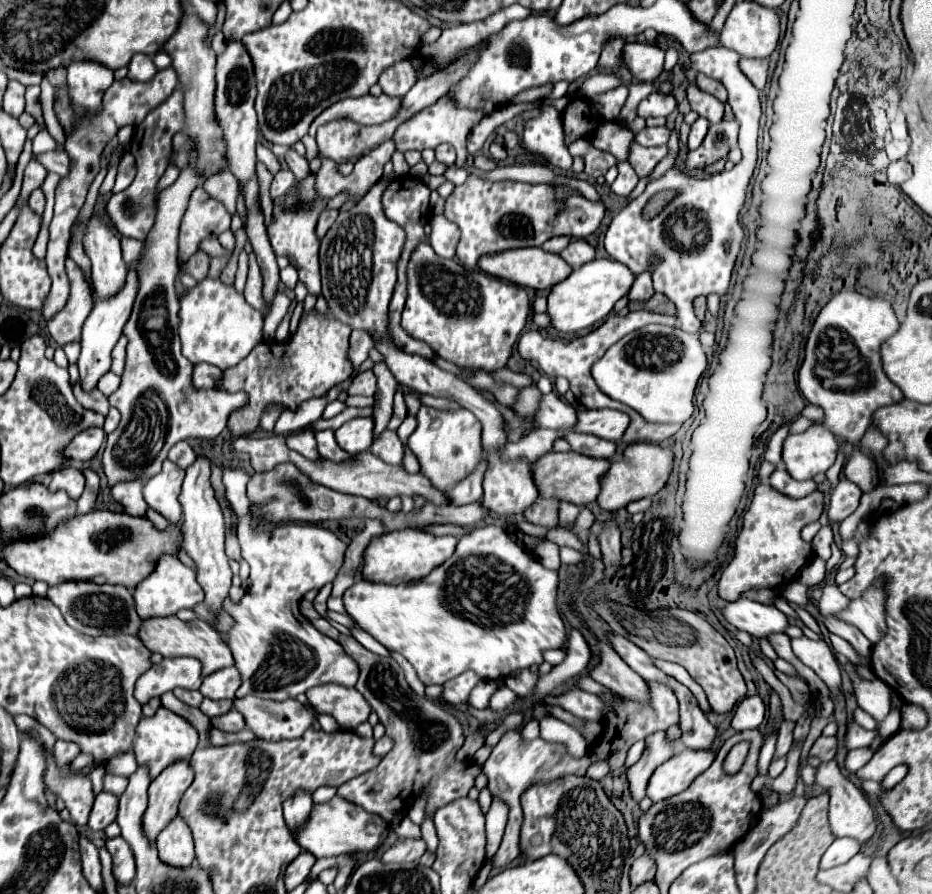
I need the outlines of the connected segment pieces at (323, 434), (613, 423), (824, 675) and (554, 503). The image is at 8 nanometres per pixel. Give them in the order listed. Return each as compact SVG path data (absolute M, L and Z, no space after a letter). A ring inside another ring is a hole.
M316 431L316 443L318 443L318 453L320 457L332 459L332 461L344 461L350 457L350 453L342 451L334 439L334 431Z
M592 409L578 413L576 431L590 433L600 439L620 441L628 427L628 415L614 409Z
M800 637L792 639L792 649L796 657L826 683L832 697L836 697L842 687L842 669L834 657L834 649L830 647L830 643L824 639L814 641L808 637Z
M538 495L538 501L534 501L534 505L530 505L530 509L524 511L524 515L534 525L554 527L558 523L558 505L560 501L556 497Z

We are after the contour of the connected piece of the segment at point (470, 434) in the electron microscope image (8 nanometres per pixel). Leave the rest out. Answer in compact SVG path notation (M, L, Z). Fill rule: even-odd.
M422 405L418 415L418 425L408 437L408 447L420 463L420 473L456 473L456 483L464 481L478 461L482 461L482 427L480 421L466 409L440 411ZM444 453L444 457L442 457Z

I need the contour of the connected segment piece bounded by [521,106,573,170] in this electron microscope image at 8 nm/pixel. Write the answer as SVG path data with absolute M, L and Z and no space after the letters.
M542 106L541 111L540 116L525 122L521 145L532 153L544 155L554 167L568 170L573 157L564 144L560 114L552 106Z

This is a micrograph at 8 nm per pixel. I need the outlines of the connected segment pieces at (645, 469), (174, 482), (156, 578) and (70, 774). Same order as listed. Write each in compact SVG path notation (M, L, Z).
M632 443L626 447L626 457L612 461L606 477L602 477L602 491L598 495L598 505L606 511L616 511L628 503L656 495L668 481L674 467L674 451L670 447L660 447L656 443Z
M166 459L162 471L152 479L148 479L148 483L144 485L144 501L154 511L164 515L170 523L178 523L182 517L182 509L178 503L182 479L184 479L184 469Z
M162 555L154 573L146 577L136 589L134 589L134 599L136 599L136 609L142 619L150 617L170 617L176 615L180 609L194 609L204 599L204 591L196 581L196 571L180 563L172 555Z
M34 729L24 731L28 737L32 737L44 751L46 757L46 773L44 773L44 783L46 787L60 795L70 811L70 817L76 825L86 825L92 803L94 803L94 791L92 791L92 781L88 775L72 769L70 763L66 765L58 765L54 761L52 749L46 749L44 741L40 739L40 735Z

